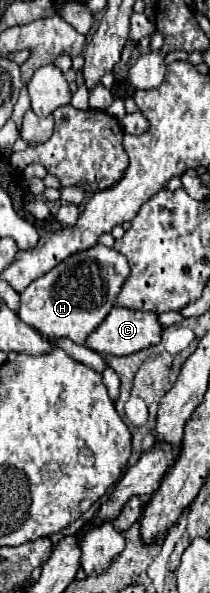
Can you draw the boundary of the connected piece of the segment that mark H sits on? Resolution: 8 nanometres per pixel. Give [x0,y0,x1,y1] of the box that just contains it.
[18,244,130,344]

